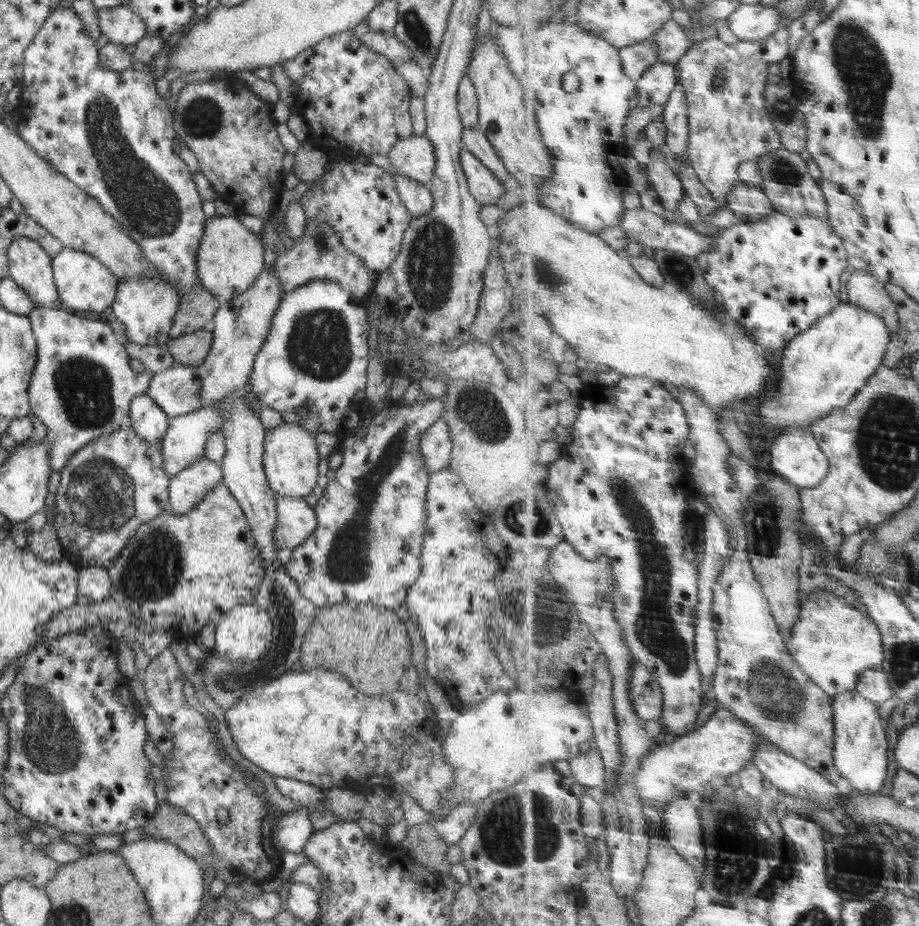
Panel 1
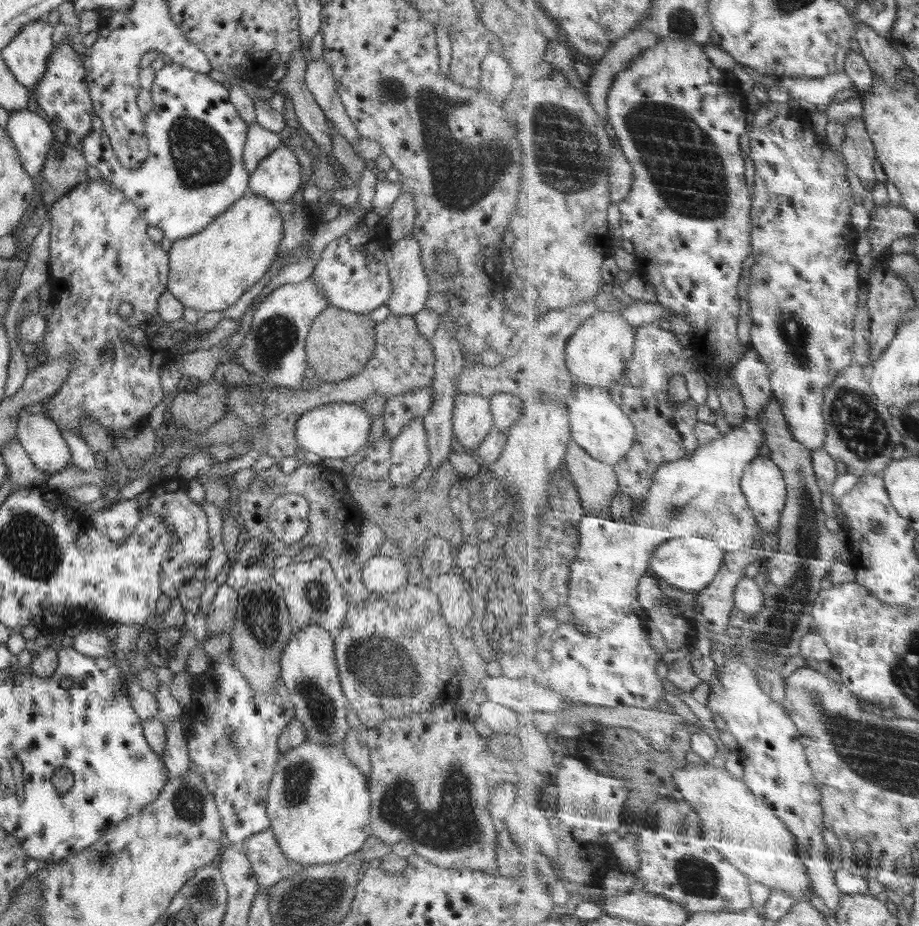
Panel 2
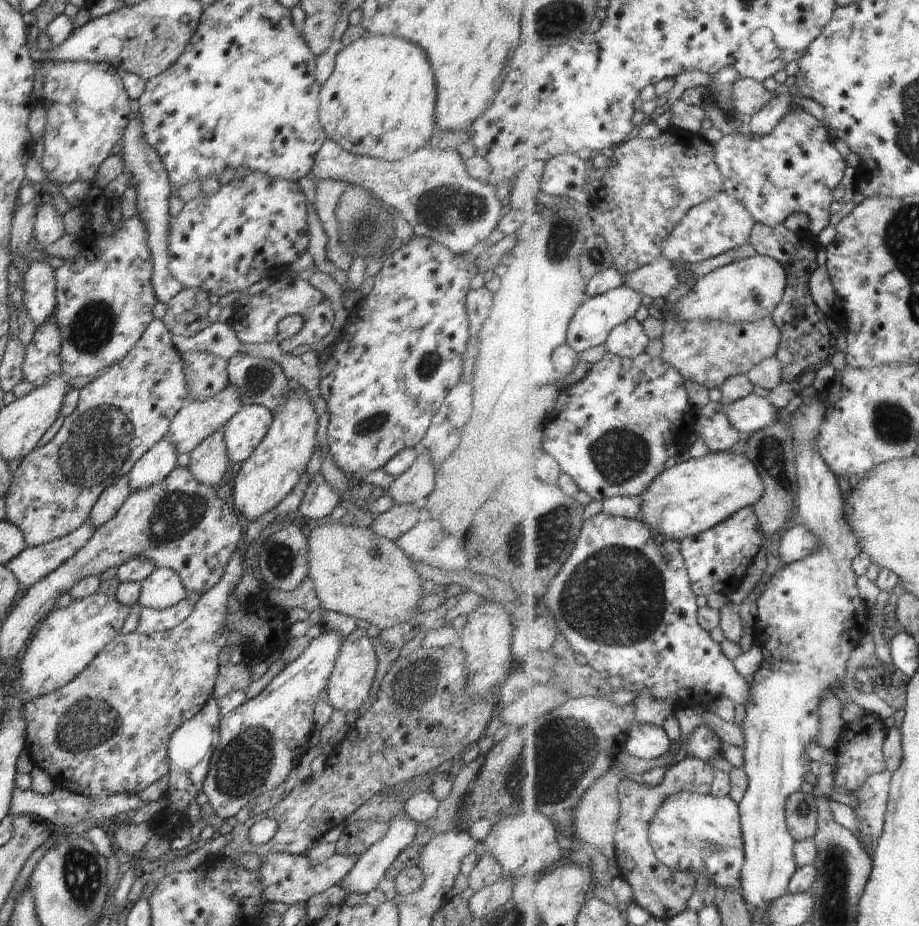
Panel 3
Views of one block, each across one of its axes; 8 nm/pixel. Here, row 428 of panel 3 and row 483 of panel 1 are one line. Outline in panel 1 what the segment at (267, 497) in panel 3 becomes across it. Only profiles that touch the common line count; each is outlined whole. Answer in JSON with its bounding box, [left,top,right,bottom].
[263,422,318,498]

